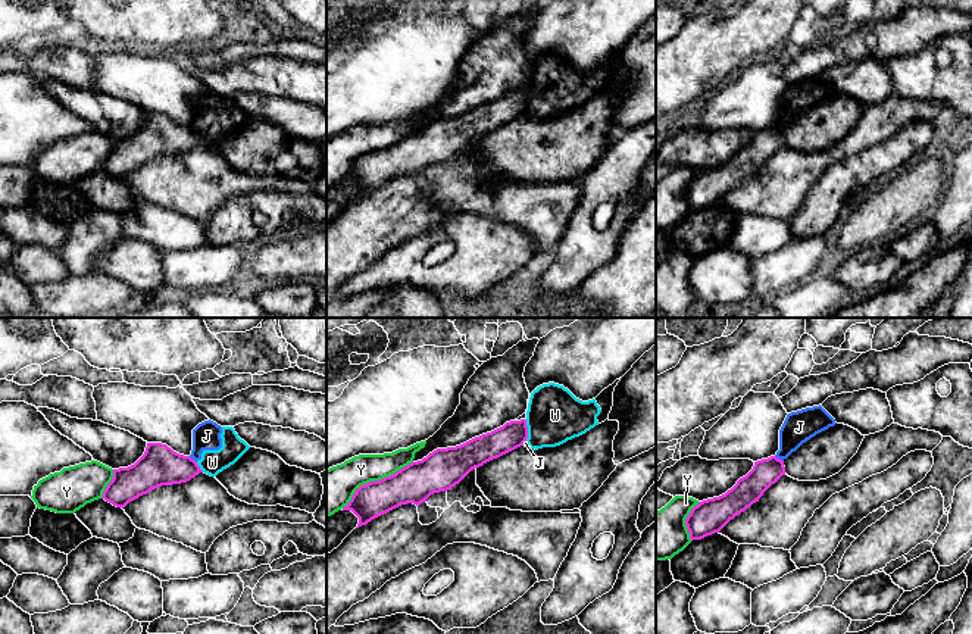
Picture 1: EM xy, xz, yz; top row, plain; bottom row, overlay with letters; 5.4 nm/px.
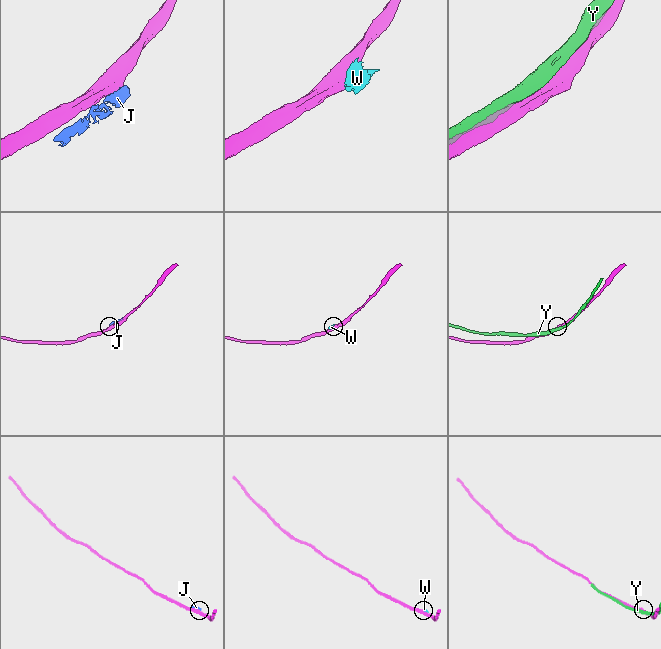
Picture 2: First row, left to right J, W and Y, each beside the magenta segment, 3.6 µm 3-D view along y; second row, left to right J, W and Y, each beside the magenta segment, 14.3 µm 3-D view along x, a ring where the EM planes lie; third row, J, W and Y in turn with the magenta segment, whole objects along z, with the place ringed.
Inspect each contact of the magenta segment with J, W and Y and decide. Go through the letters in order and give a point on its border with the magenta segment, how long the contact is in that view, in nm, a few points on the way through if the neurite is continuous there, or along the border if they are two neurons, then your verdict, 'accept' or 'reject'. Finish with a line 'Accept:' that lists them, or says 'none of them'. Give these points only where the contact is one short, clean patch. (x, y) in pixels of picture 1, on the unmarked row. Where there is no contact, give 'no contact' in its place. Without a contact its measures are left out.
J: yz (780, 130) | 60 nm | along yz (775, 125), (783, 131) | reject
W: xz (527, 100) | 120 nm | along xz (525, 90), (527, 111) | reject
Y: xz (374, 152) | 460 nm | reject
Accept: none of them

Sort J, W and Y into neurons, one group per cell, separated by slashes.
J W / Y

